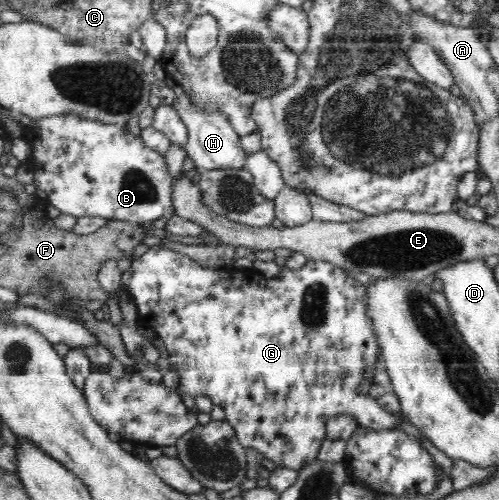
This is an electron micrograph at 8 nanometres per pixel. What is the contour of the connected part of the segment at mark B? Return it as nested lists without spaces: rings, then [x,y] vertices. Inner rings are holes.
[[[71,114],[69,116],[49,116],[49,118],[39,118],[39,120],[25,121],[24,135],[22,138],[31,146],[31,151],[33,151],[27,165],[28,169],[35,177],[34,184],[37,188],[47,193],[48,198],[45,203],[52,204],[55,208],[58,208],[61,213],[71,214],[77,218],[100,216],[109,220],[137,221],[137,223],[147,225],[150,225],[154,220],[163,217],[165,217],[168,221],[173,215],[175,215],[172,205],[173,179],[169,175],[165,157],[159,152],[156,152],[156,150],[145,146],[140,136],[132,134],[130,130],[126,128],[125,124],[105,124],[100,121],[85,120],[75,114]]]

